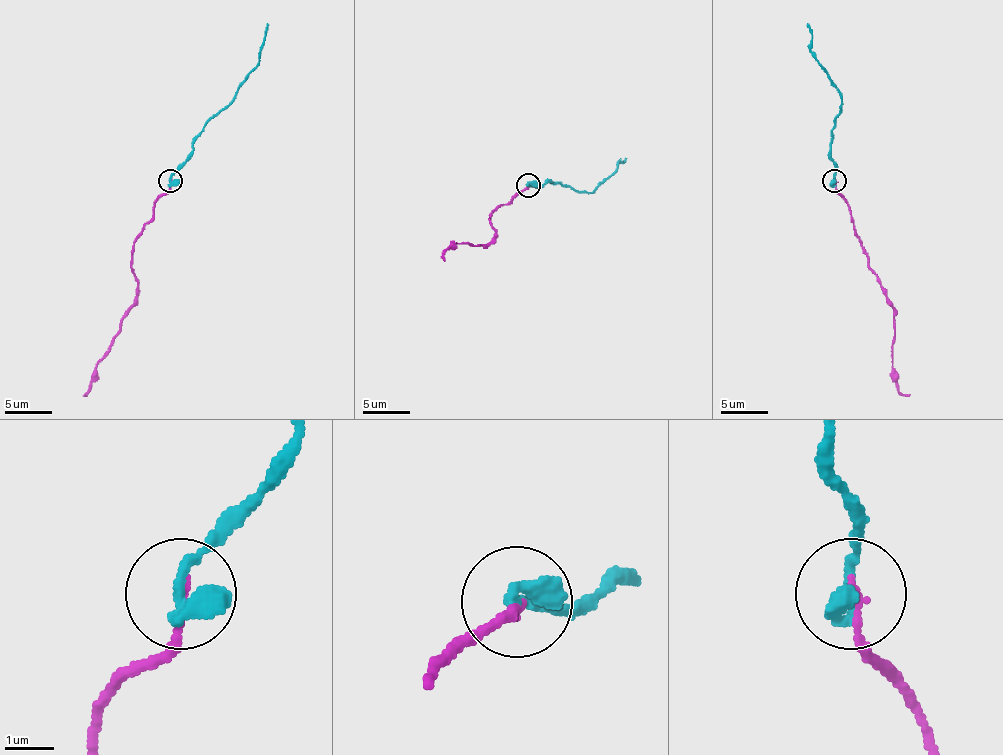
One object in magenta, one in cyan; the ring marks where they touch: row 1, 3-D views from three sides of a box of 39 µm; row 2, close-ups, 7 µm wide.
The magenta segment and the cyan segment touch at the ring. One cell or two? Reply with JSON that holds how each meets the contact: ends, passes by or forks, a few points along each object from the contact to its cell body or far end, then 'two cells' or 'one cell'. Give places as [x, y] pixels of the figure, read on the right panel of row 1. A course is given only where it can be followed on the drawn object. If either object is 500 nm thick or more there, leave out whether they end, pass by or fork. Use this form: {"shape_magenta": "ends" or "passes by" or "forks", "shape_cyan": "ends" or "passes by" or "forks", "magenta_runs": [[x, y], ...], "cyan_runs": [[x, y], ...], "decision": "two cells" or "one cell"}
{"shape_magenta": "ends", "shape_cyan": "ends", "magenta_runs": [[835, 181], [835, 188], [849, 205], [868, 269], [894, 311], [892, 380], [901, 391], [910, 394]], "cyan_runs": [[835, 181], [830, 132], [842, 98], [837, 87], [818, 63], [807, 23]], "decision": "one cell"}

